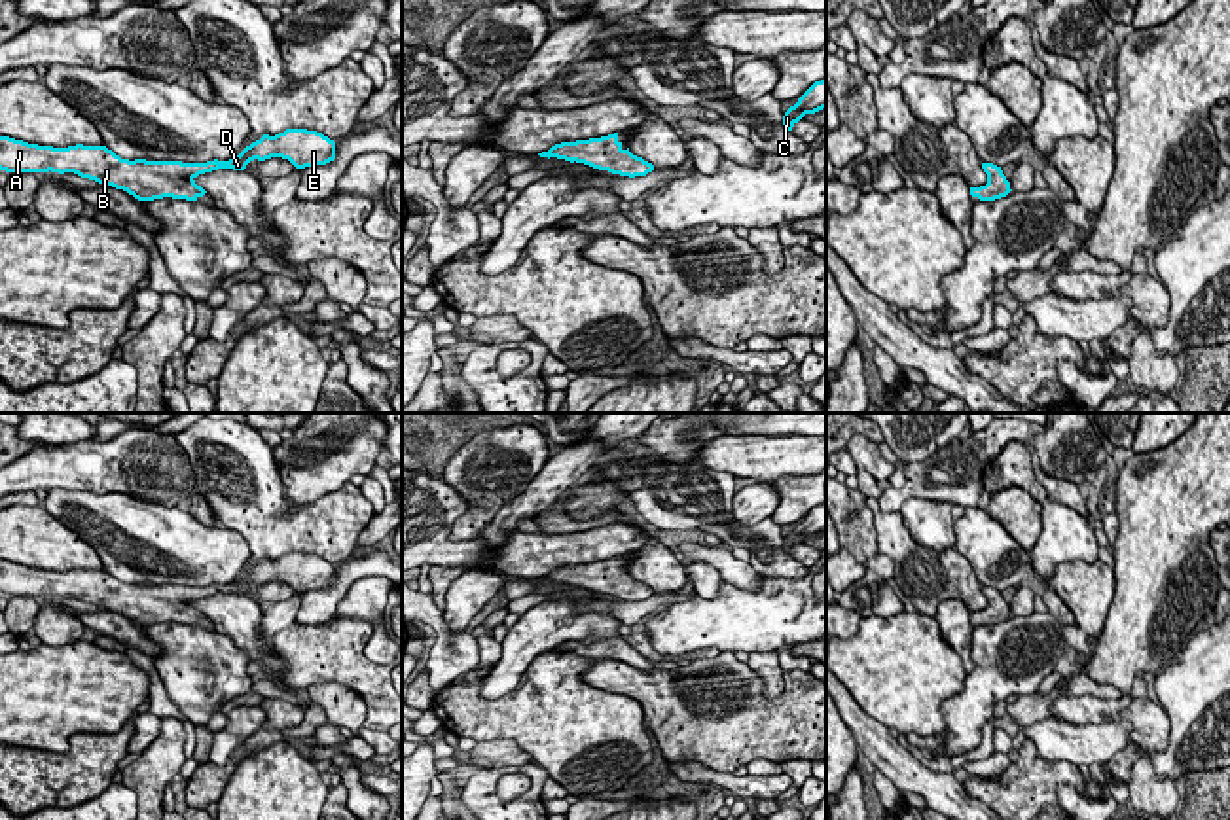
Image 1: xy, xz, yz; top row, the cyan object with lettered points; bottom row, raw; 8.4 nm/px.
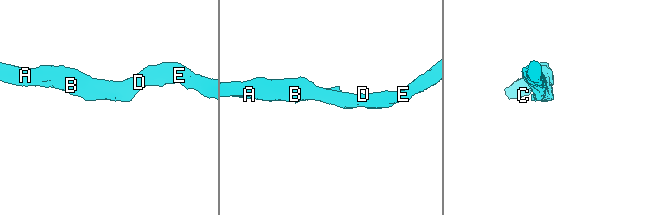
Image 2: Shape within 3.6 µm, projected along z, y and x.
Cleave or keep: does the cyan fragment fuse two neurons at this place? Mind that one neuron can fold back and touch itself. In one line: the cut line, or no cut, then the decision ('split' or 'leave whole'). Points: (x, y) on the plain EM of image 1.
cut none; leave whole

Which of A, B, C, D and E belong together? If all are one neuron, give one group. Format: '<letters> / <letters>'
A B C D E

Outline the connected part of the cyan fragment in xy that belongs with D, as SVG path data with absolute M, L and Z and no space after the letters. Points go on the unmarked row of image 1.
M286 553L275 561L263 559L235 583L182 587L121 583L106 570L38 570L0 561L0 595L6 597L74 597L81 602L123 614L138 625L163 621L197 625L207 615L195 602L218 593L244 595L254 583L288 583L296 593L326 589L335 583L335 566L317 555Z

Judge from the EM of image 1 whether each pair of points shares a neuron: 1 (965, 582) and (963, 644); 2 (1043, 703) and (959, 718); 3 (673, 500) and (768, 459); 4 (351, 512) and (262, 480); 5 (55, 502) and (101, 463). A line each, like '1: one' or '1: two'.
1: two
2: two
3: two
4: one
5: two

